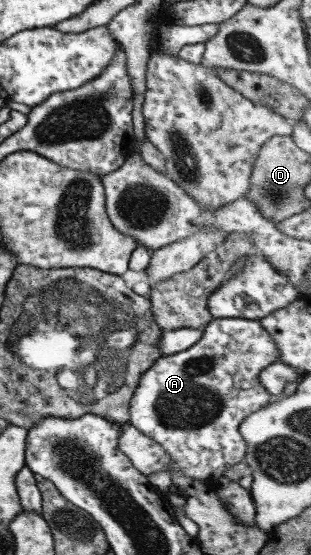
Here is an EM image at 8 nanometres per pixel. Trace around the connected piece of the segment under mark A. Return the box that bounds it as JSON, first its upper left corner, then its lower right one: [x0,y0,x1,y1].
[130,319,280,490]

